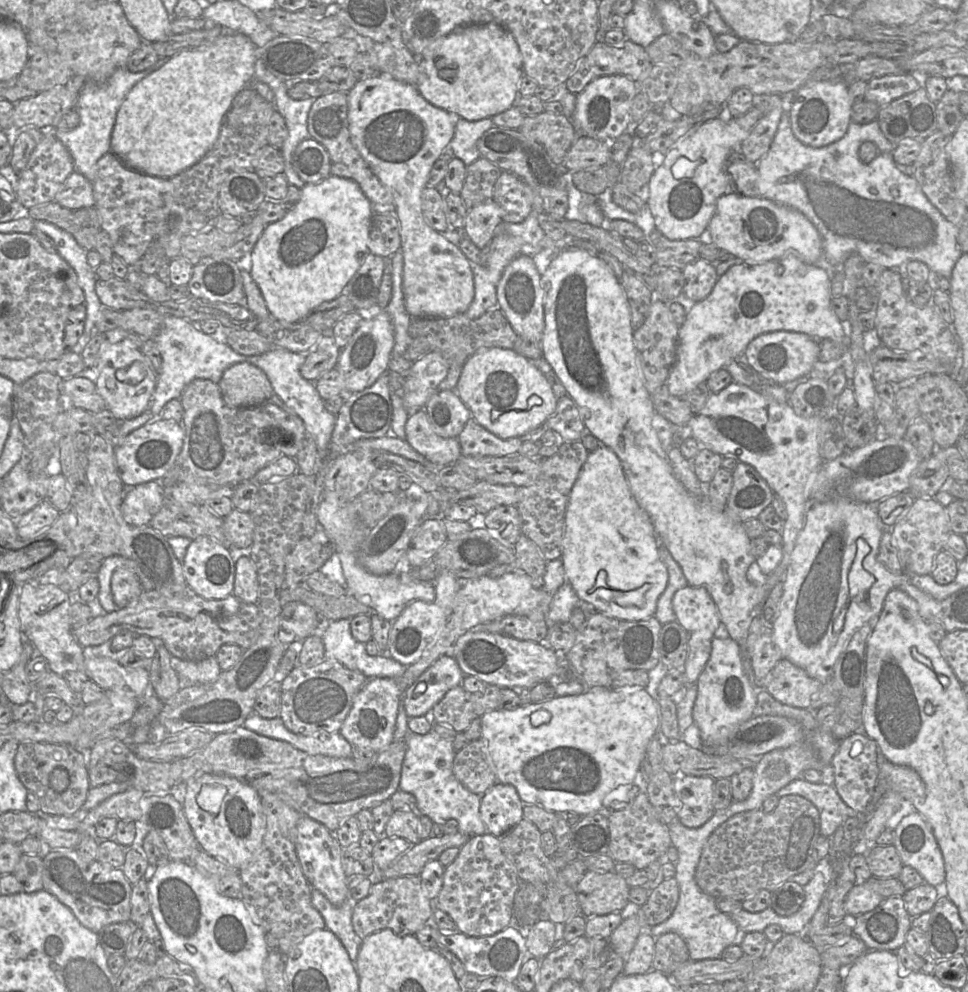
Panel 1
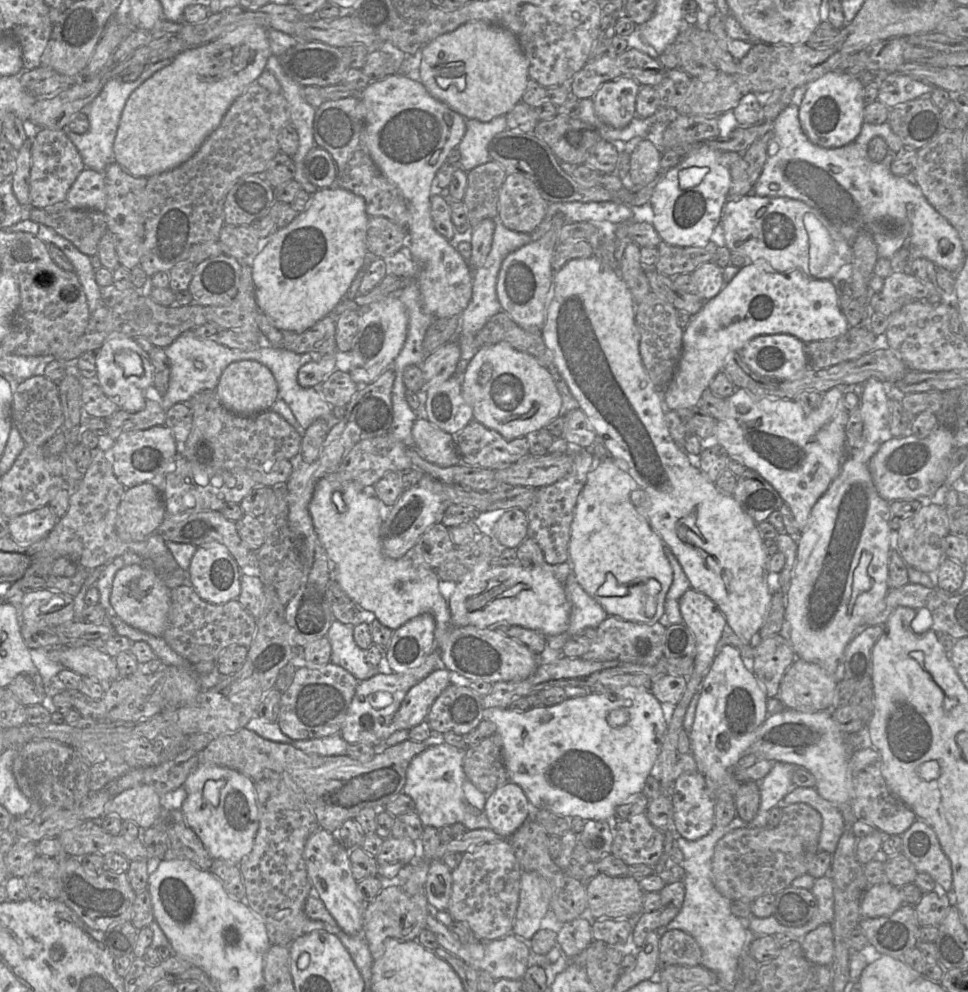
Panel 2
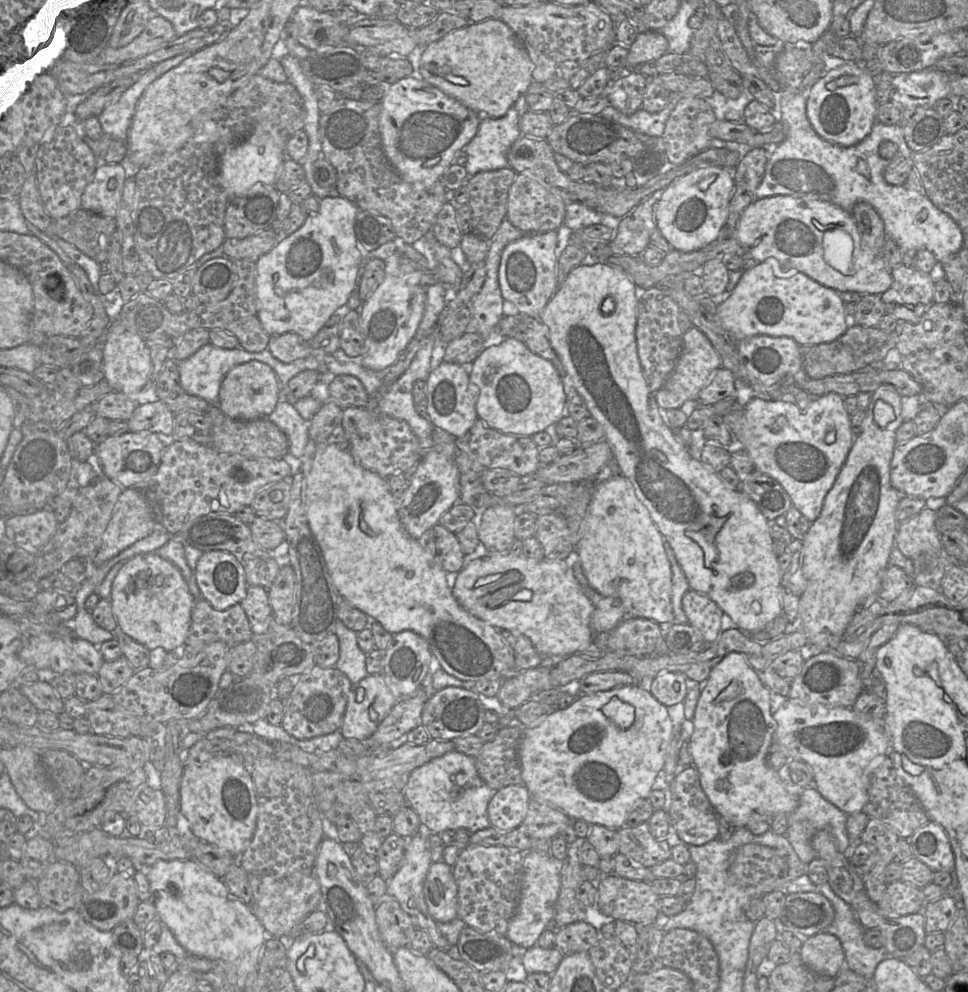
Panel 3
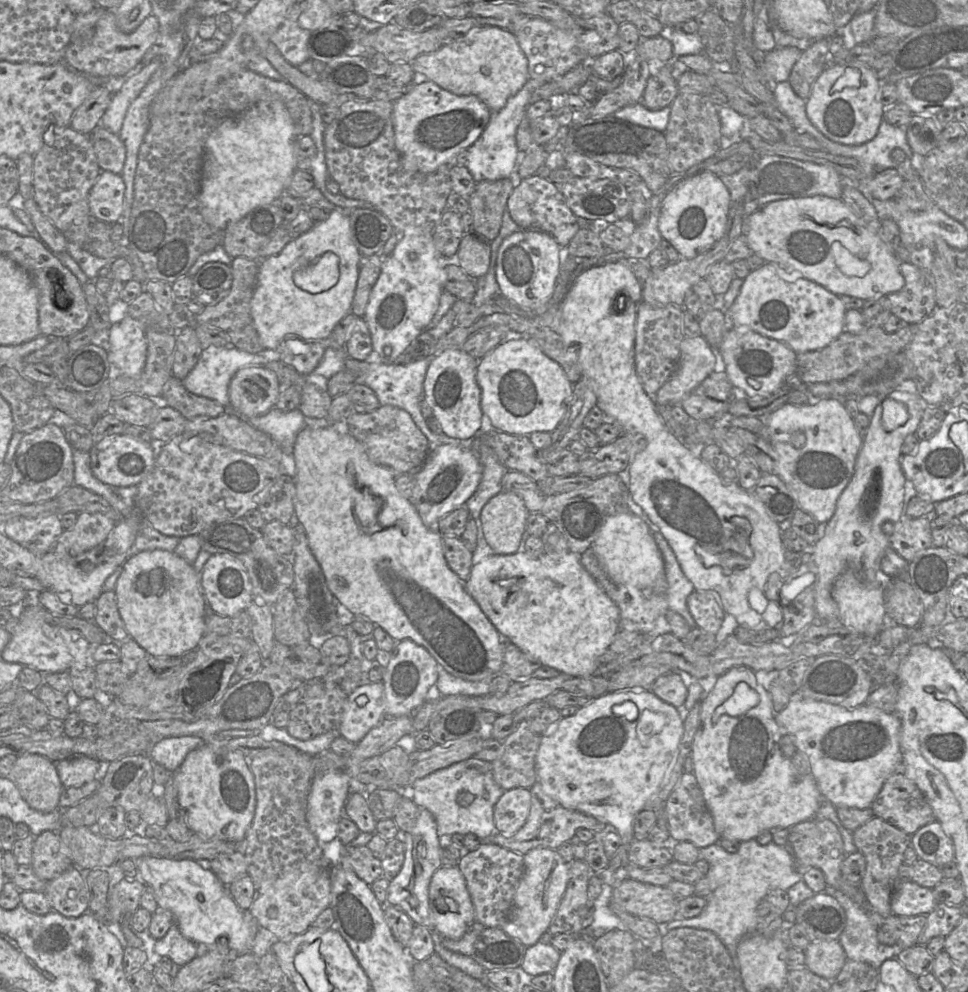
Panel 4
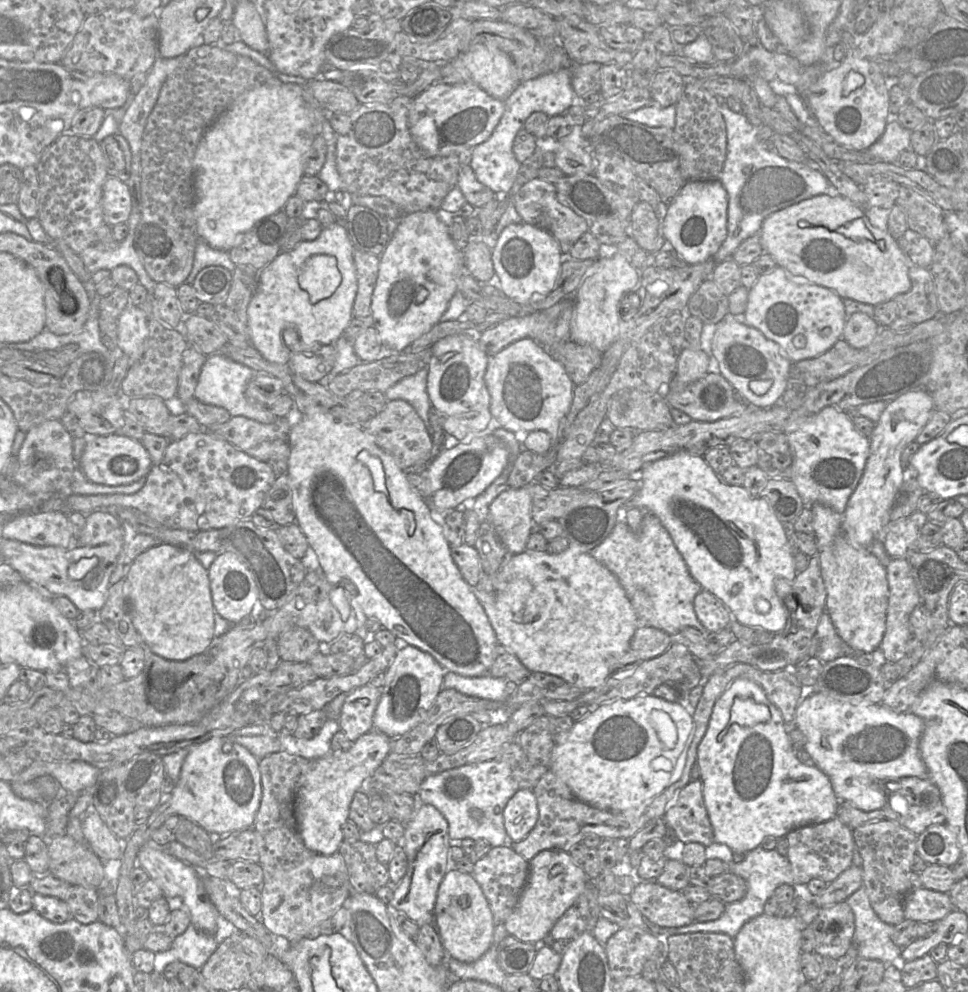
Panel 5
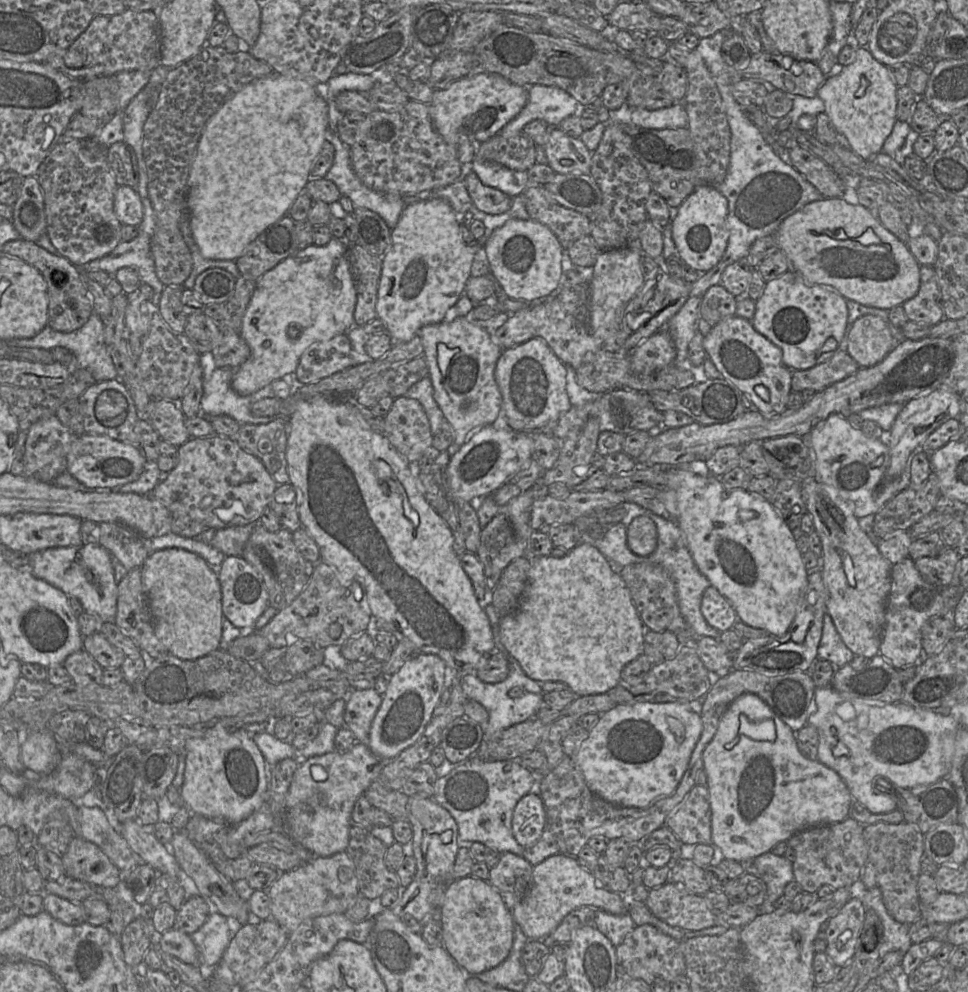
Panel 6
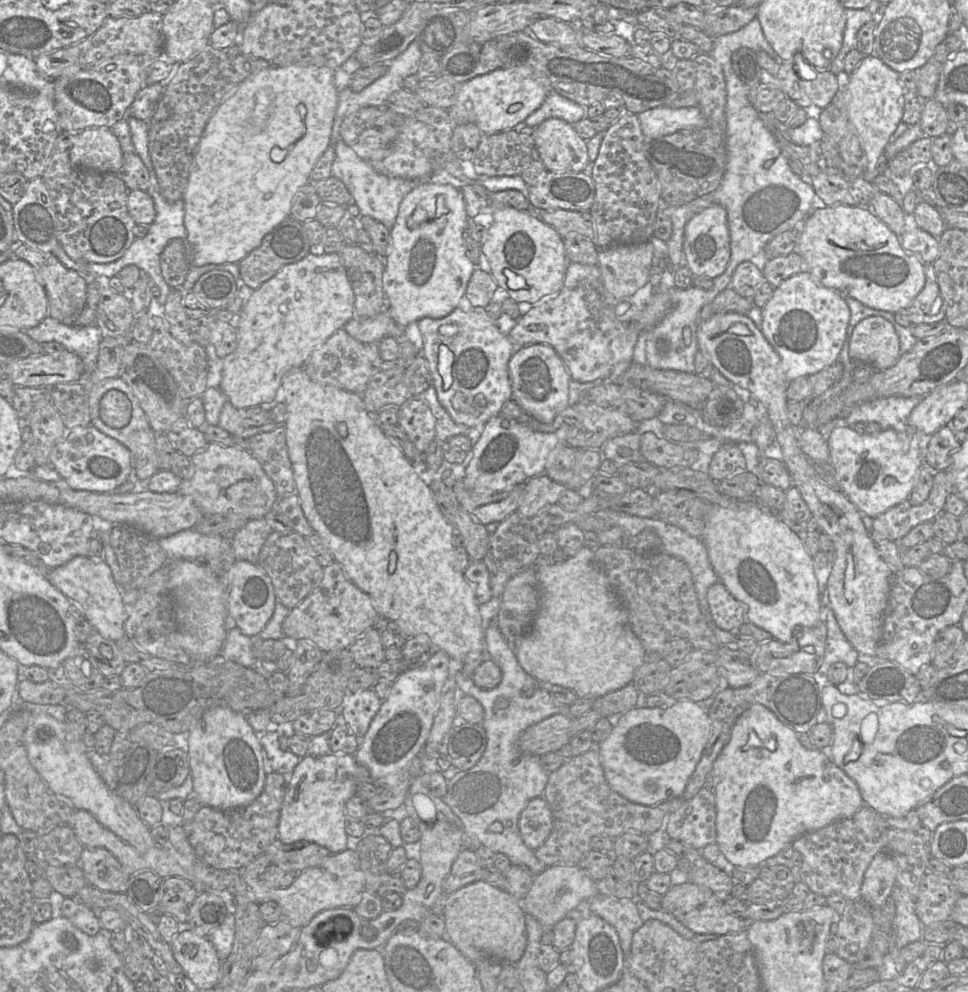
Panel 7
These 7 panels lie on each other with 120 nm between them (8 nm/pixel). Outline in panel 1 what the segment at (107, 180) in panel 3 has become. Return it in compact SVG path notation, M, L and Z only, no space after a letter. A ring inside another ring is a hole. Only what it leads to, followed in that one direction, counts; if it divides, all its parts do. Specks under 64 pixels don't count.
M74 171L67 177L54 201L71 210L94 207L93 183L81 173Z

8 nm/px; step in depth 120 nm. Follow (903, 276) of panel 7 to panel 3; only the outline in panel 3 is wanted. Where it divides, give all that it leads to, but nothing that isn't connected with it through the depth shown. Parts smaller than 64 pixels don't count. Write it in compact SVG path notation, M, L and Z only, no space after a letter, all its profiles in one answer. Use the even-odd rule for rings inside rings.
M790 195L754 199L742 212L734 238L755 260L774 257L783 271L794 268L835 291L881 295L893 282L882 252L861 247L852 214L829 202Z

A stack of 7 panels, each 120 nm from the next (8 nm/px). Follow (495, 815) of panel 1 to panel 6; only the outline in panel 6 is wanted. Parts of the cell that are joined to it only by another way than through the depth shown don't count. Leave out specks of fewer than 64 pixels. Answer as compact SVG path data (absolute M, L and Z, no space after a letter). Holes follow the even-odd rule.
M531 791L516 804L512 816L512 830L523 847L533 846L541 837L546 823L543 801L537 791Z

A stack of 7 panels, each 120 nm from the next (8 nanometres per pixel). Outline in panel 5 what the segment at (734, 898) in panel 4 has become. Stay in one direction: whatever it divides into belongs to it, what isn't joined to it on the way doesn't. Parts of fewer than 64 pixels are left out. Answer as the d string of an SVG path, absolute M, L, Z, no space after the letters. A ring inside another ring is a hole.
M759 846L748 852L746 858L742 862L727 864L727 868L728 871L745 880L747 884L747 893L744 898L737 902L726 904L723 914L714 921L695 921L692 924L678 928L660 929L660 932L663 935L656 937L658 937L663 944L667 943L668 937L673 934L696 932L724 933L734 939L746 922L764 914L765 903L773 896L776 888L783 884L795 885L792 868L788 858L780 855L776 849L767 851Z

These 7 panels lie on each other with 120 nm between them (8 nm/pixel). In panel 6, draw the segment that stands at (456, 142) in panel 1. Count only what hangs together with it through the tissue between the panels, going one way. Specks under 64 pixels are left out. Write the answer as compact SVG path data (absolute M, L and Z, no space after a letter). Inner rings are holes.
M535 84L527 87L528 101L521 112L498 133L510 138L520 133L524 126L536 119L544 120L550 127L582 109L582 104L565 90L556 86ZM477 155L472 164L473 171L484 185L496 188L511 198L520 196L530 185L527 171L511 170Z

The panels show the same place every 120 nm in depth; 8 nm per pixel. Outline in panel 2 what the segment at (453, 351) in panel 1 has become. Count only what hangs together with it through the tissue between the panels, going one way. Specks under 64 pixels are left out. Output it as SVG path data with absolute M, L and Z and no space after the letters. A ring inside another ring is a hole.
M504 311L492 316L475 336L475 346L478 349L499 342L507 342L514 349L530 354L543 367L556 368L541 332L524 330Z

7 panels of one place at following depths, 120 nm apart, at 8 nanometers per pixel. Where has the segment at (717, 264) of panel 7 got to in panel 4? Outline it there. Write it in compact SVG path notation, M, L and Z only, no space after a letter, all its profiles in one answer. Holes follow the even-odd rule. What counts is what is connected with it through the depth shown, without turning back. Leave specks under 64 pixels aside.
M712 172L689 174L678 182L663 200L658 227L663 239L670 242L684 259L691 259L710 250L724 234L731 195L721 179Z

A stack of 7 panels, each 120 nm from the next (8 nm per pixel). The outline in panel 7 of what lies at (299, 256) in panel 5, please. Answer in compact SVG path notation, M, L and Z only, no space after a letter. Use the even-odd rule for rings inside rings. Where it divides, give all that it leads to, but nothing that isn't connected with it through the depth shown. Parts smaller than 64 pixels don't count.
M309 253L302 260L296 263L285 265L272 278L263 283L258 289L253 290L253 292L249 295L242 311L237 316L237 347L232 353L222 359L221 382L218 388L224 393L224 395L227 397L227 400L236 409L261 406L261 408L264 410L269 411L277 404L274 399L278 388L281 386L281 381L284 375L293 368L302 367L311 353L317 347L322 345L337 330L343 328L343 326L353 317L355 317L354 292L338 253Z

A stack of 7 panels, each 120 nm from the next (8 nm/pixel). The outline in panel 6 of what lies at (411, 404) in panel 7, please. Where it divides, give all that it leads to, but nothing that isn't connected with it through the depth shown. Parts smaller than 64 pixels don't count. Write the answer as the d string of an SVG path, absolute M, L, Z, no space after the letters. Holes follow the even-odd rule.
M406 396L393 400L384 417L383 435L409 463L418 461L433 442L423 406Z

